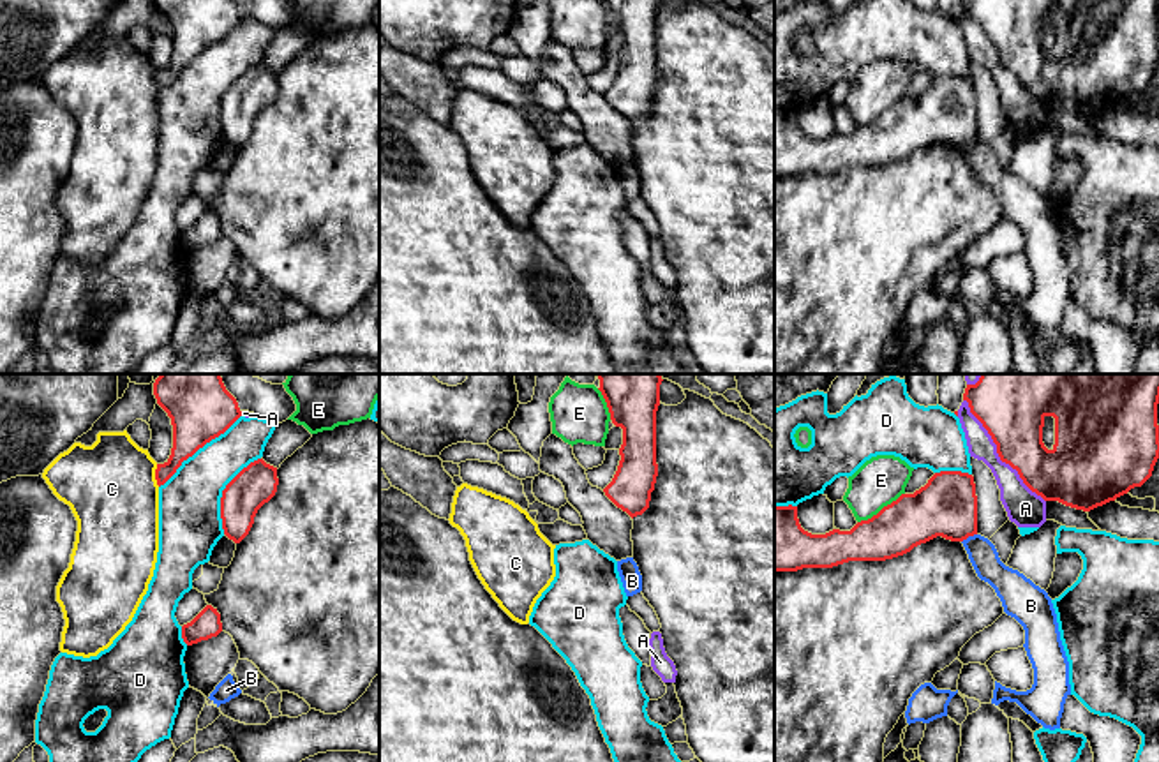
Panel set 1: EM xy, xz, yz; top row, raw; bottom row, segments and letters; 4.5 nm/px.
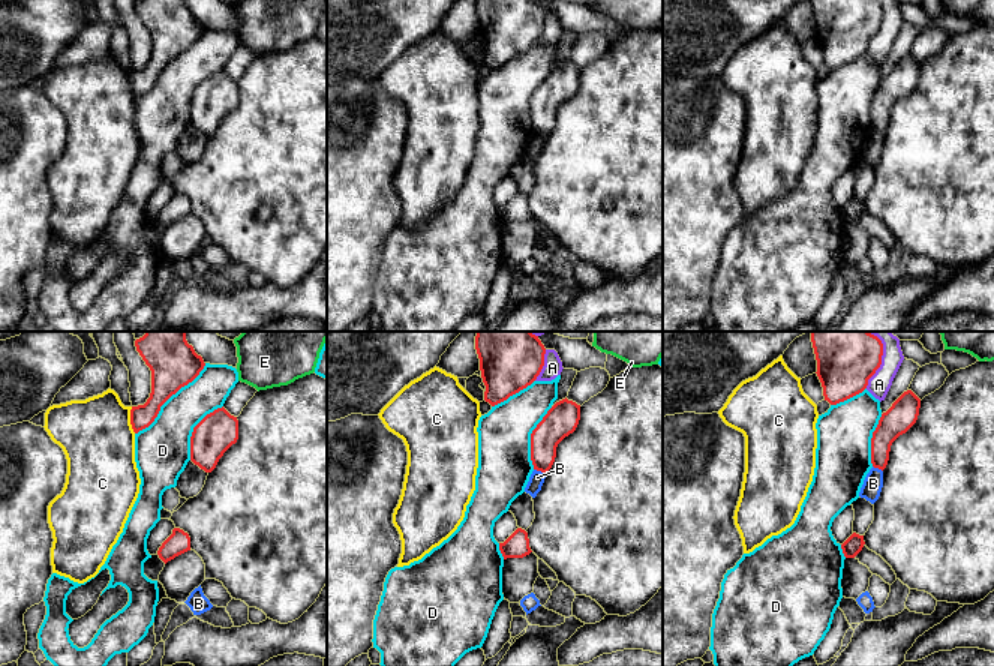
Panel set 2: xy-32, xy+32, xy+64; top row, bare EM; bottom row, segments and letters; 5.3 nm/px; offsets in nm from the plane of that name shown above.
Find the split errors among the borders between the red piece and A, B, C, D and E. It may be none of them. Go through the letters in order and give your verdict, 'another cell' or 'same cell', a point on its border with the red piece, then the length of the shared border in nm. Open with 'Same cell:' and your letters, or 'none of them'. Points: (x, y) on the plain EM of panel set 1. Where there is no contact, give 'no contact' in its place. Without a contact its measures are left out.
Same cell: none of them
A: another cell; contact yz (997, 57); length 600 nm
B: another cell; contact yz (969, 140); length 80 nm
C: another cell; contact xy (156, 80); length 110 nm
D: another cell; contact xy (198, 53); length 500 nm
E: another cell; contact yz (882, 113); length 260 nm

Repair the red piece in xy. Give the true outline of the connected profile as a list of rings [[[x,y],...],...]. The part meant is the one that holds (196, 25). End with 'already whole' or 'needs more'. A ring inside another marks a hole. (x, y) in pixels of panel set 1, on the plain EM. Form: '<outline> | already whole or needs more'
[[[155,0],[173,30],[173,53],[164,69],[157,69],[157,90],[164,90],[182,71],[212,44],[224,39],[242,16],[233,0]]] | already whole

